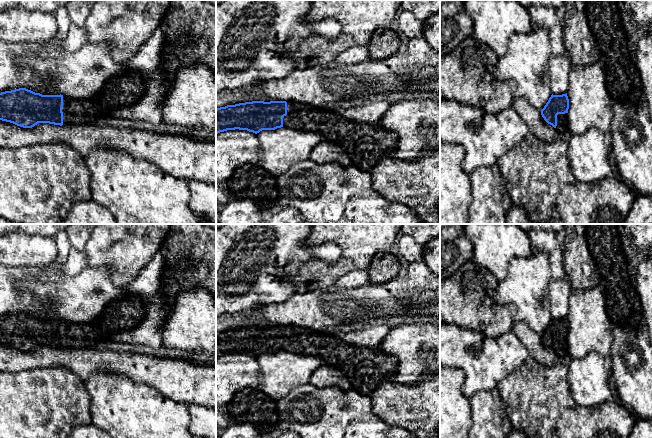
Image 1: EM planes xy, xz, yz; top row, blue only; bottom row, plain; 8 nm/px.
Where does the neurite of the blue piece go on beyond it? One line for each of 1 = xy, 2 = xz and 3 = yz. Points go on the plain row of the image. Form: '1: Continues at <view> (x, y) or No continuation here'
1: Continues at xy (126, 313)
2: Continues at xz (366, 369)
3: Continues at yz (562, 343)

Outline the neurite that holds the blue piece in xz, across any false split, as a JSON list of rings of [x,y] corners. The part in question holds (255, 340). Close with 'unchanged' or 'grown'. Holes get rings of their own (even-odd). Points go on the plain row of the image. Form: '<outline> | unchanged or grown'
[[[252,325],[216,333],[216,358],[235,353],[257,358],[281,351],[319,358],[343,373],[353,390],[366,396],[395,375],[396,359],[384,354],[380,346],[362,348],[325,331],[295,325]]] | grown

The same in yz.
[[[567,317],[562,319],[552,318],[544,332],[541,334],[541,339],[557,356],[568,357],[568,333],[569,323]]] | grown

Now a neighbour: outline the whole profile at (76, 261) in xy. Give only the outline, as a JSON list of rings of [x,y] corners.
[[[71,248],[66,261],[60,268],[57,268],[52,264],[41,266],[40,274],[32,278],[36,281],[44,282],[63,281],[78,275],[87,267],[88,262],[85,252]]]

